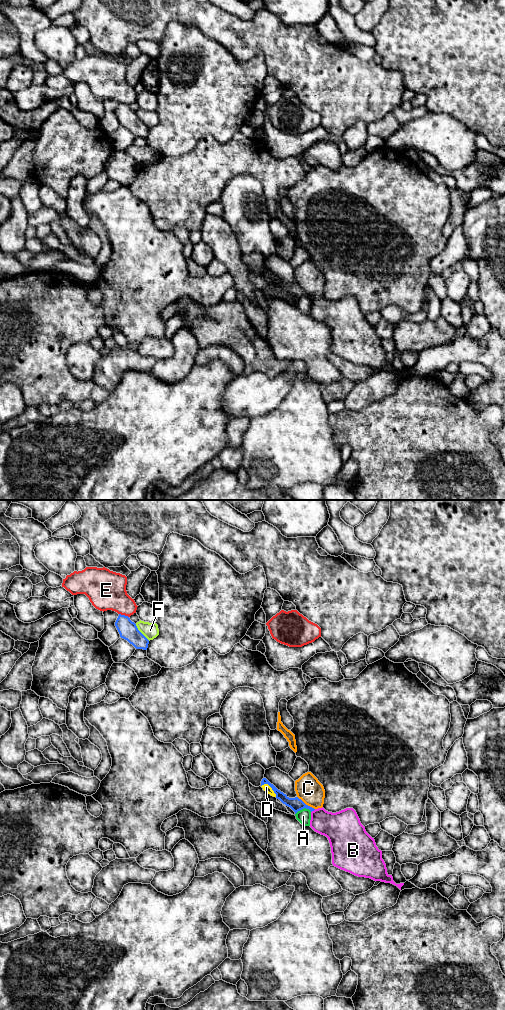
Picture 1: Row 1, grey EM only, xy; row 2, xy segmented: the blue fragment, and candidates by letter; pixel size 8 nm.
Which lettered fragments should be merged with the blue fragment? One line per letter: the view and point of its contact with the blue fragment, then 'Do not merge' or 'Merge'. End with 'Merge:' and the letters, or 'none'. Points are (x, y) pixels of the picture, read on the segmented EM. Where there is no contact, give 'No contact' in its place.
A: Touches blue at xy (303, 808). Do not merge
B: Touches blue at xy (313, 810). Do not merge
C: Touches blue at xy (305, 804). Do not merge
D: Touches blue at xy (270, 786). Do not merge
E: Touches blue at xy (124, 615). Do not merge
F: Touches blue at xy (140, 632). Do not merge
Merge: none

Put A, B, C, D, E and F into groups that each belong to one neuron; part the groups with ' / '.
A / B / C / D / E / F

